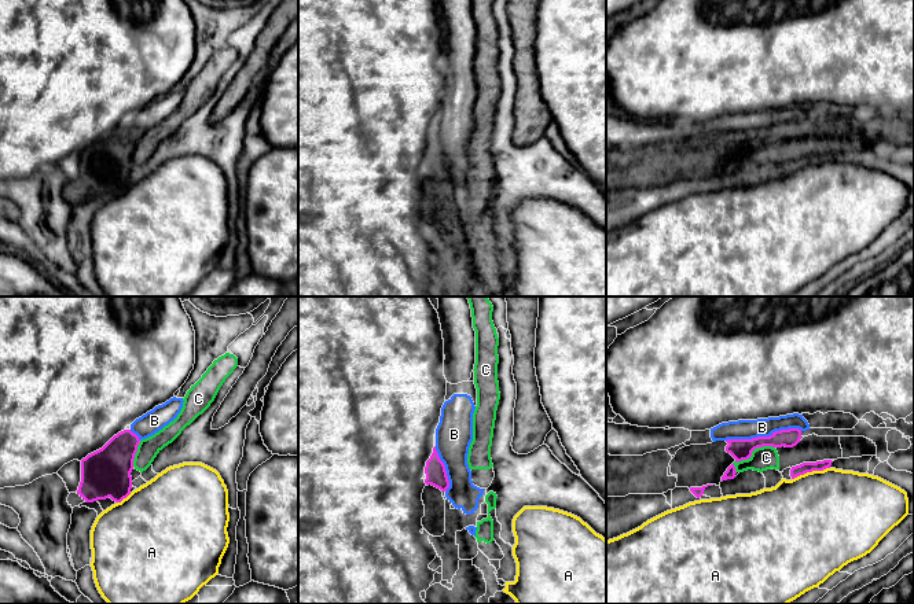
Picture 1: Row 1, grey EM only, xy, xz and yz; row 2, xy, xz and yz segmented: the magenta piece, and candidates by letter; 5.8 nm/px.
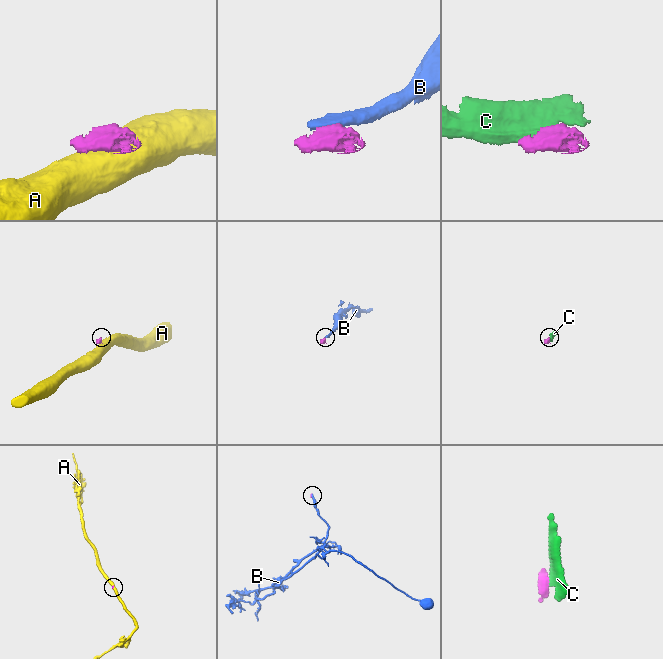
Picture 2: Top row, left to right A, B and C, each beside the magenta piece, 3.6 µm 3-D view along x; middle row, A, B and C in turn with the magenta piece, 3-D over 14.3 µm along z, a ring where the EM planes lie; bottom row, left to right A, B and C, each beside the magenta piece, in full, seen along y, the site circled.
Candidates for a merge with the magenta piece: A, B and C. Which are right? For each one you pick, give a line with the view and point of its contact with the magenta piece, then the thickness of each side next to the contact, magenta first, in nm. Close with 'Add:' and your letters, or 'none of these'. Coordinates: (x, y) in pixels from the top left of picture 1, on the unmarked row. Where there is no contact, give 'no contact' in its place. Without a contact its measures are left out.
Add: none of these

